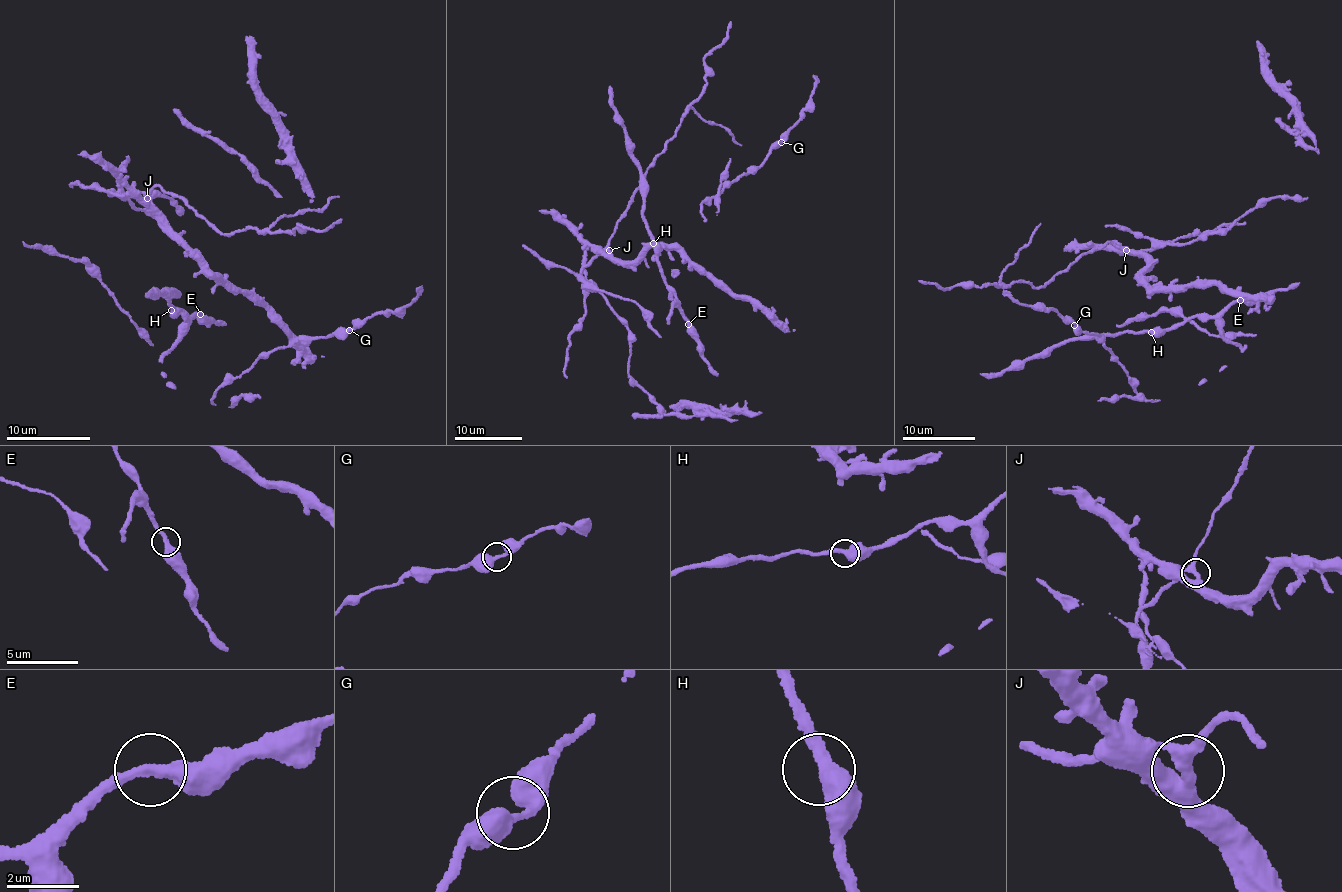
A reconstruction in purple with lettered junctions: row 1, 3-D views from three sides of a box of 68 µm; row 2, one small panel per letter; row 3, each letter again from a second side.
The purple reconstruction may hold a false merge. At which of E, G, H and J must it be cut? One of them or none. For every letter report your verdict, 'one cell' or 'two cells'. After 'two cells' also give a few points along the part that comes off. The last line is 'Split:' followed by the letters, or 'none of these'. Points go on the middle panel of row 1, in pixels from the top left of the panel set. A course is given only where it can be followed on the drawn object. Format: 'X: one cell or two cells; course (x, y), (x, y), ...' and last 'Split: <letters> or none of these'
E: one cell
G: one cell
H: one cell
J: two cells; course (609, 250), (618, 219), (649, 165), (666, 147), (685, 110), (704, 89), (704, 58), (722, 42), (730, 21)
Split: J

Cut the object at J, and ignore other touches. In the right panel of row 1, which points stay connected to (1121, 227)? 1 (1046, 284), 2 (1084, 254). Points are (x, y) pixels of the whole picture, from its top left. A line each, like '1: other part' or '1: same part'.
1: other part
2: other part

